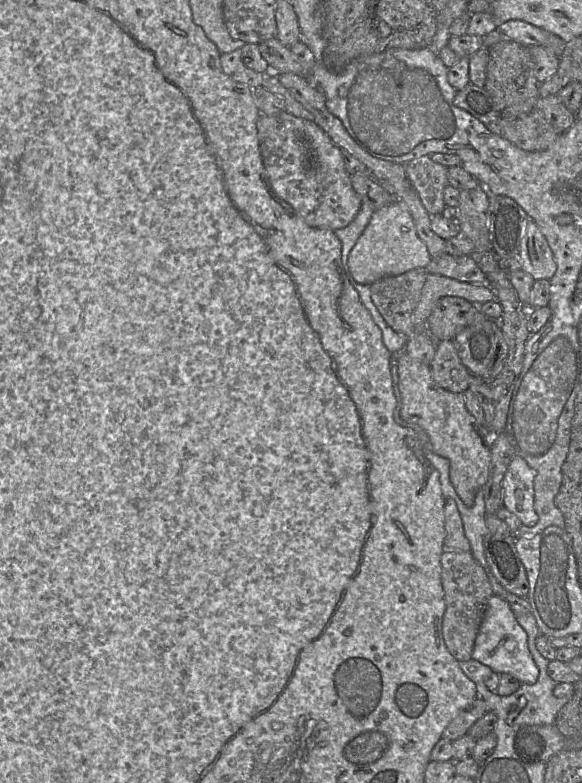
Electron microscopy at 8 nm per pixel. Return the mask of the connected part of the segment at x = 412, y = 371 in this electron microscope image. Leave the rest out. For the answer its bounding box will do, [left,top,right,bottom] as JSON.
[394,352,491,506]

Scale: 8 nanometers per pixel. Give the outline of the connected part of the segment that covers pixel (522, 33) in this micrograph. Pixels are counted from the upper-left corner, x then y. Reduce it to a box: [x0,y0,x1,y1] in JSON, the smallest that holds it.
[498,20,566,57]

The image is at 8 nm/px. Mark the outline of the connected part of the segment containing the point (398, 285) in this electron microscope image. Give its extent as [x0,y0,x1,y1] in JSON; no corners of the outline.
[370,267,428,337]

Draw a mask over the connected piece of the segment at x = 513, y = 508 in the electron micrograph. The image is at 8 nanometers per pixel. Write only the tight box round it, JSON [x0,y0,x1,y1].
[503,454,539,526]

